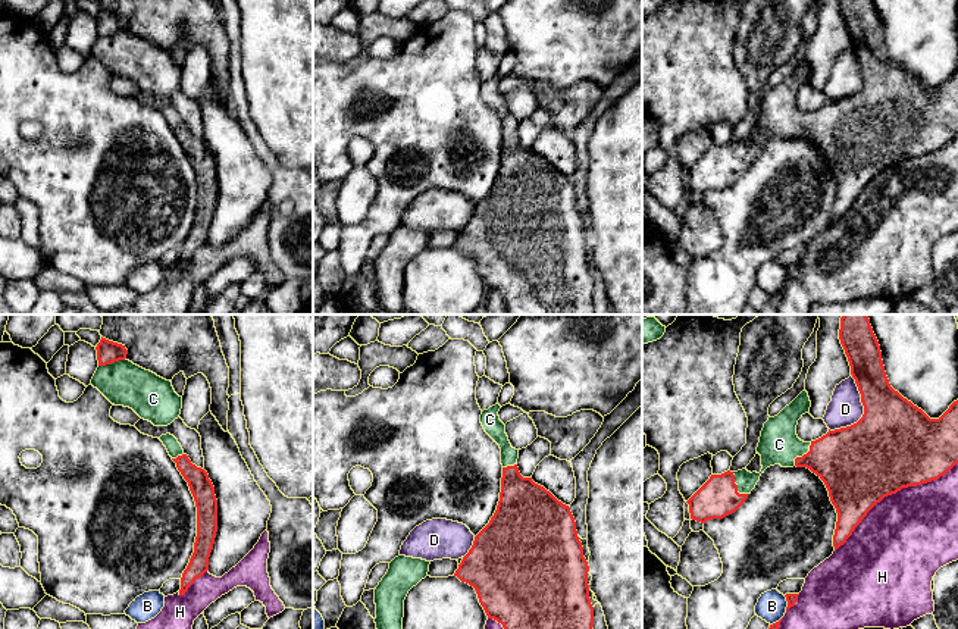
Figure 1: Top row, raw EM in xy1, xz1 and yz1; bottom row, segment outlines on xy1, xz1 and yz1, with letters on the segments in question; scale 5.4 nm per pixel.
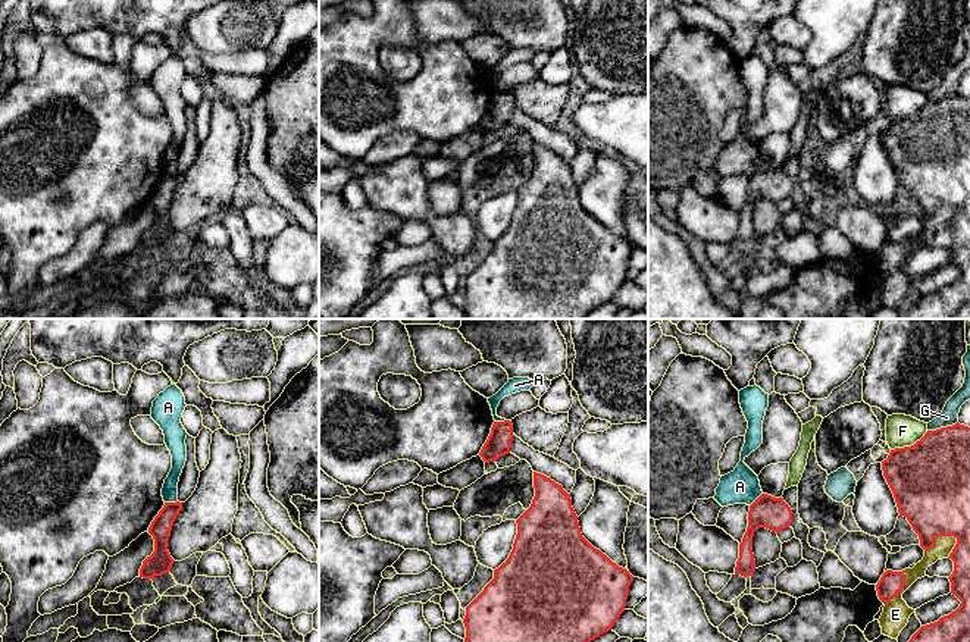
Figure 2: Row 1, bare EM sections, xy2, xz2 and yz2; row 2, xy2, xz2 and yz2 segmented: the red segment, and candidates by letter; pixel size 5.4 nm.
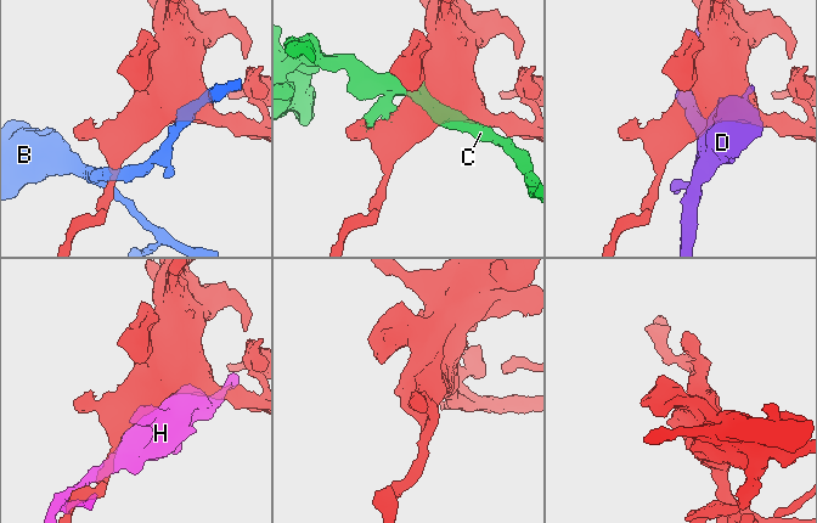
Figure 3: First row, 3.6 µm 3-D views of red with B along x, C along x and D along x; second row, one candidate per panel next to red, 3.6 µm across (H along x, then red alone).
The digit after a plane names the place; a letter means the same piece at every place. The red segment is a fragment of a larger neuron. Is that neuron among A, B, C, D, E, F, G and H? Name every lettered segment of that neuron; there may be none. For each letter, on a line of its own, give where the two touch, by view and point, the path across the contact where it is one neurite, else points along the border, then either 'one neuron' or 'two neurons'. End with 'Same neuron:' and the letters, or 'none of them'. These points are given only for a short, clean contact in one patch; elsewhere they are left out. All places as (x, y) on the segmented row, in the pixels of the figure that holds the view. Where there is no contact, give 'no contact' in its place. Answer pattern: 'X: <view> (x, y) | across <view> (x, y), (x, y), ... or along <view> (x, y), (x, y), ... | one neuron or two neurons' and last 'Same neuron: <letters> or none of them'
A: xy2 (171, 503) | along xy2 (177, 500), (165, 503) | two neurons
B: yz1 (785, 613) | along yz1 (785, 595), (785, 613), (770, 625) | two neurons
C: yz1 (736, 487) | one neuron
D: yz1 (864, 412) | two neurons
E: yz2 (939, 535) | two neurons
F: yz2 (909, 447) | two neurons
G: yz2 (942, 428) | two neurons
H: yz1 (892, 493) | two neurons
Same neuron: C

